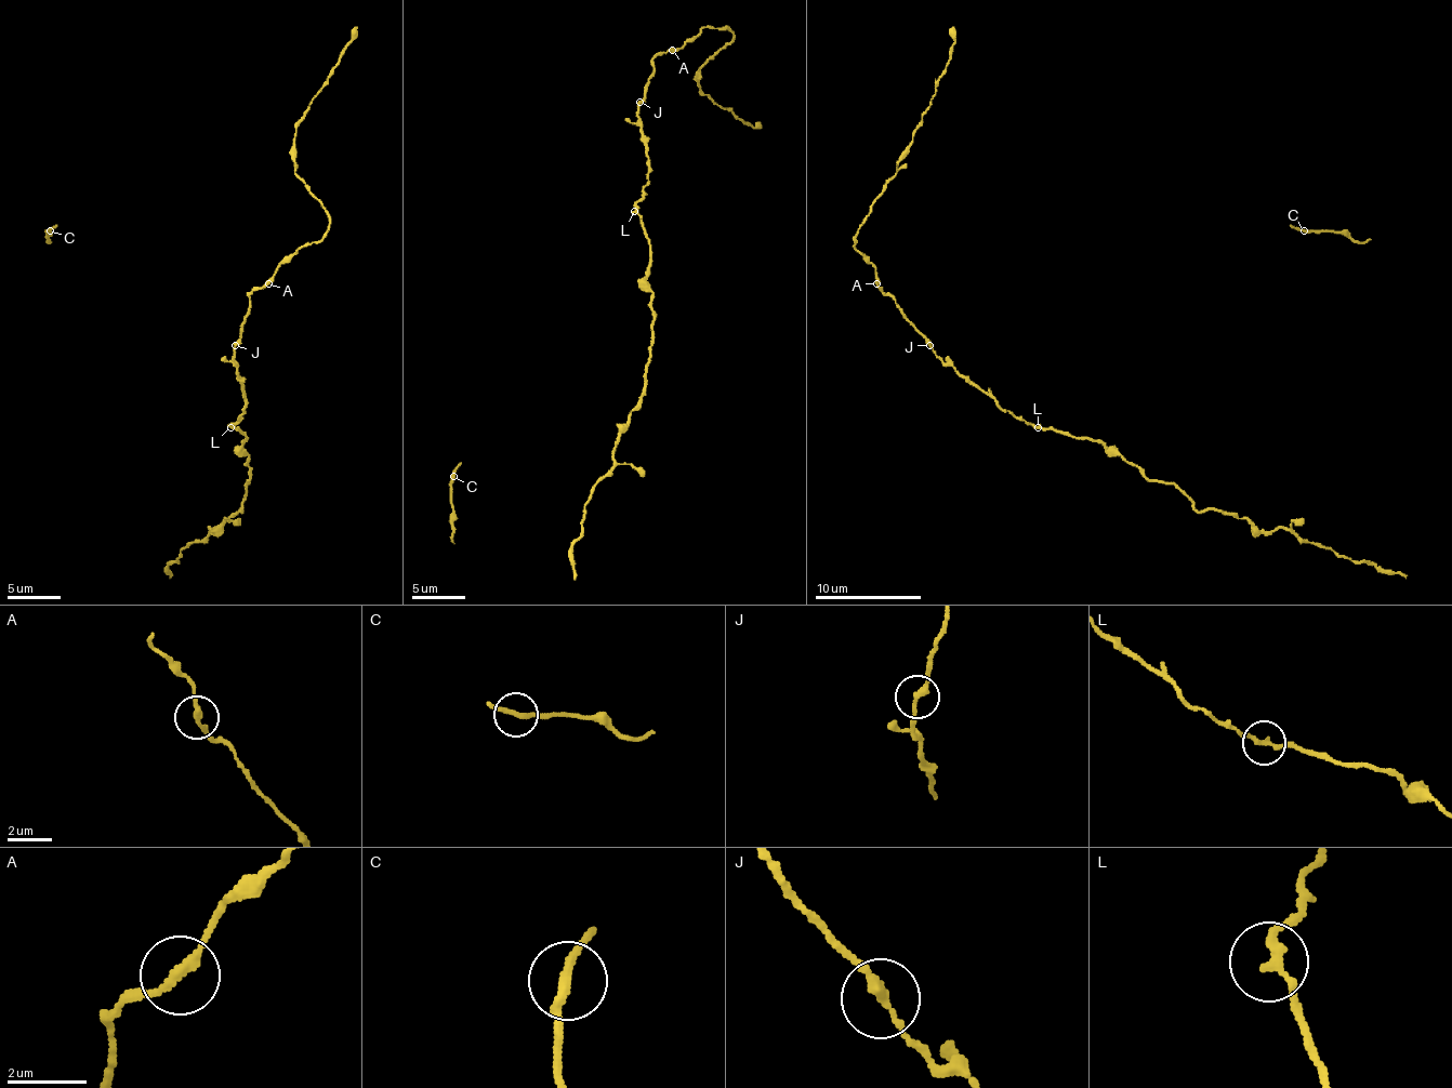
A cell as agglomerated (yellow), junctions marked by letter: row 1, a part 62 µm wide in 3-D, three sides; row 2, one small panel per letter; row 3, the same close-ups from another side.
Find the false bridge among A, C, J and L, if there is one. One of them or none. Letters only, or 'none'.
none

